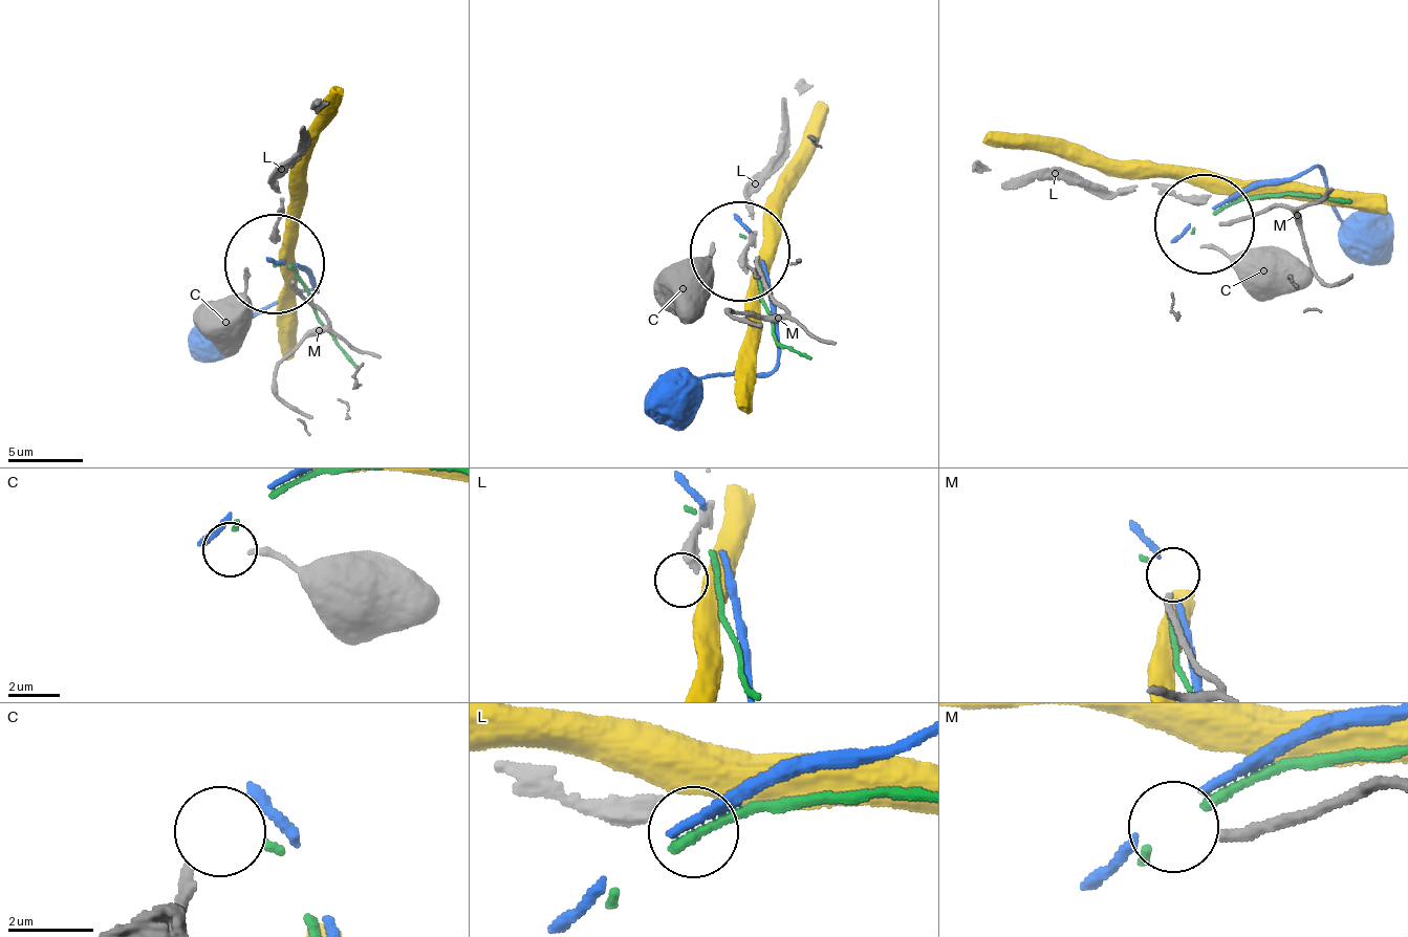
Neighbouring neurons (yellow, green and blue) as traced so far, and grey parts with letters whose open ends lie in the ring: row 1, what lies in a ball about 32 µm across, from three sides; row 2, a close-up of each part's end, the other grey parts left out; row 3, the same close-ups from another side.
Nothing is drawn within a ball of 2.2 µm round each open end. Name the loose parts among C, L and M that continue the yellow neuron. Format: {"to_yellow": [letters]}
{"to_yellow": []}

